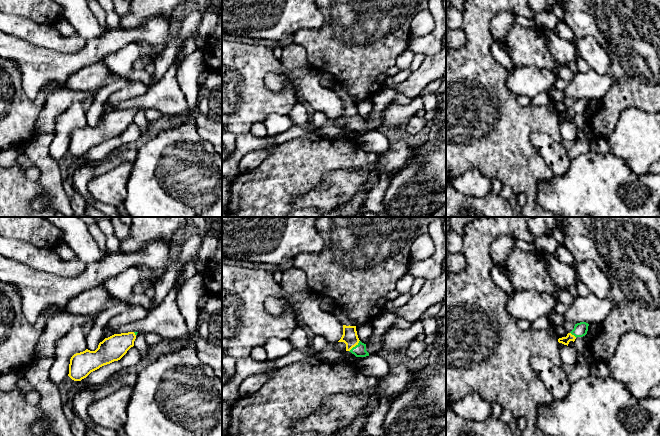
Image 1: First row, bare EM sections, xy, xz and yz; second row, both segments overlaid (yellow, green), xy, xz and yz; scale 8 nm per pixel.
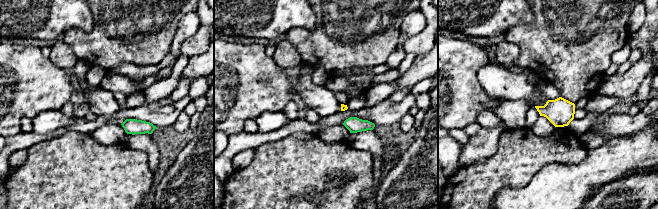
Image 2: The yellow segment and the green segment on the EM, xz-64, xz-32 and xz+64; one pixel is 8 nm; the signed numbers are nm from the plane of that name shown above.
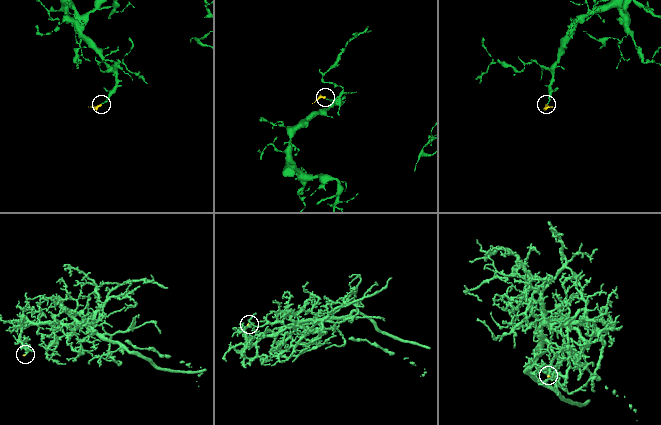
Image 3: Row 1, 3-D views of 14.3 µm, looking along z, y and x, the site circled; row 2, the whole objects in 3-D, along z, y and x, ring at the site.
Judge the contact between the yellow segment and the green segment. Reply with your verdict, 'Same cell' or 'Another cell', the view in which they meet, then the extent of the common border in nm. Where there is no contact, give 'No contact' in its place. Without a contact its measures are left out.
Same cell. Touches yellow in xz. Shared border 130 nm

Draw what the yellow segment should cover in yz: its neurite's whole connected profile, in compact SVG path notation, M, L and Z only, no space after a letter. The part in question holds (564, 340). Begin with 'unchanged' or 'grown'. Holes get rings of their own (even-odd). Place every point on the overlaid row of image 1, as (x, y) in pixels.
grown | M586 322L575 324L574 329L566 337L559 338L558 342L568 346L570 341L574 342L577 337L585 336L588 331L588 326L589 324Z

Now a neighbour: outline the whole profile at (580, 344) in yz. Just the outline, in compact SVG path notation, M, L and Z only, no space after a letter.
M586 334L583 337L577 337L574 341L574 348L579 352L579 354L583 353L587 348L588 343L590 342L590 337Z

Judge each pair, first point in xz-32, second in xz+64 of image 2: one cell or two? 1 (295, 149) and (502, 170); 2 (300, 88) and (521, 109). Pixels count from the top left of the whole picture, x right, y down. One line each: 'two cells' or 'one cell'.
1: one cell
2: two cells

